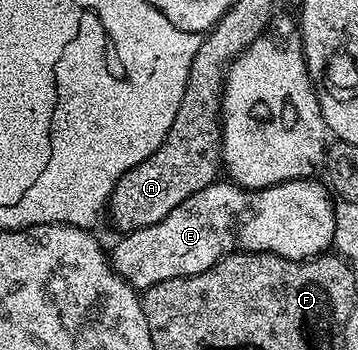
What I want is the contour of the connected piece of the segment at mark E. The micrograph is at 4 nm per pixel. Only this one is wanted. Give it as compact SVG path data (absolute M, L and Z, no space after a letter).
M317 179L281 181L265 189L221 184L211 184L183 199L183 203L179 203L171 215L159 219L159 223L124 234L113 253L111 249L113 270L128 285L144 291L167 279L199 275L236 249L308 261L311 257L322 256L334 244L335 201L330 190L322 182L321 186Z

